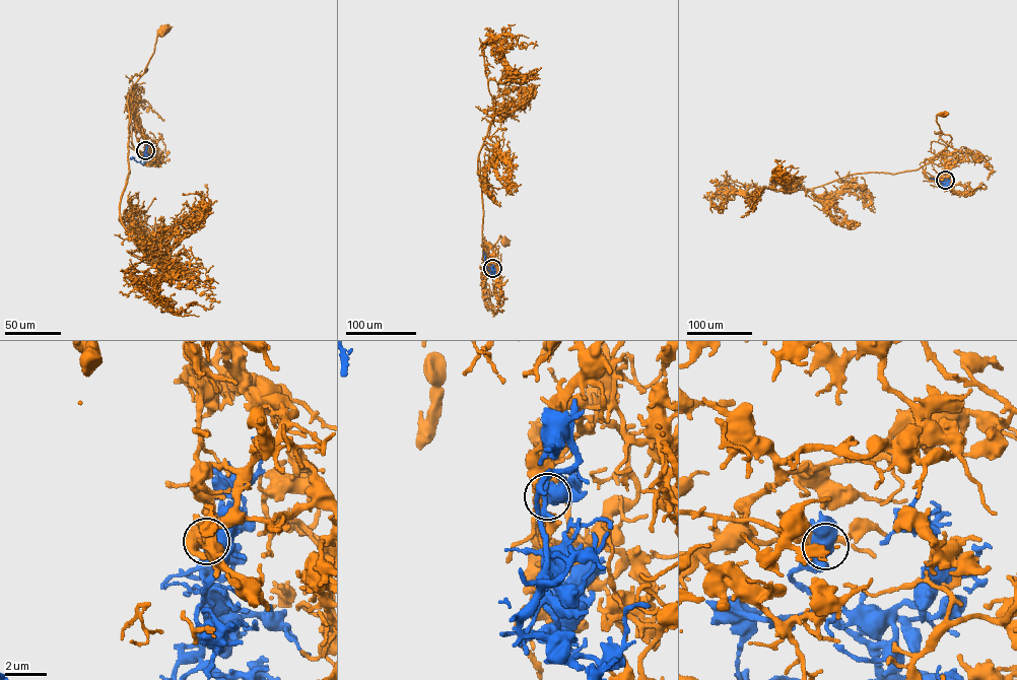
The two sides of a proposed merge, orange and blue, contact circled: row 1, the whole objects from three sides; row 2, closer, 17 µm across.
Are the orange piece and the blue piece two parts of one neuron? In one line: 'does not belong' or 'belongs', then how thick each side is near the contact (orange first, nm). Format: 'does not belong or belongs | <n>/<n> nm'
belongs | 320/750 nm

